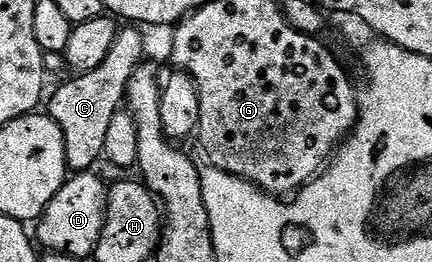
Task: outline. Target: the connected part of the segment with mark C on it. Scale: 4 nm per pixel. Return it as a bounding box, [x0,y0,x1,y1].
[49,27,144,171]

